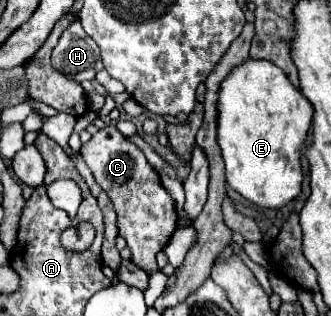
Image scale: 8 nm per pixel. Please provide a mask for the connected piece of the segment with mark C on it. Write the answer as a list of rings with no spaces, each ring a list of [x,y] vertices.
[[[106,125],[96,135],[92,135],[92,139],[82,145],[80,153],[86,165],[90,167],[96,183],[108,193],[114,203],[120,235],[126,239],[128,249],[132,251],[130,261],[146,275],[154,273],[158,269],[156,253],[168,245],[178,221],[174,201],[162,187],[158,173],[146,161],[144,153],[130,141],[126,141],[126,137],[116,129],[116,125]]]

